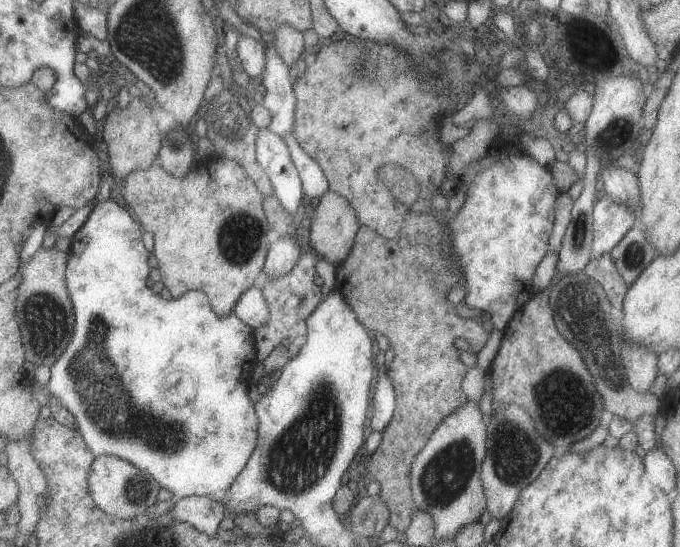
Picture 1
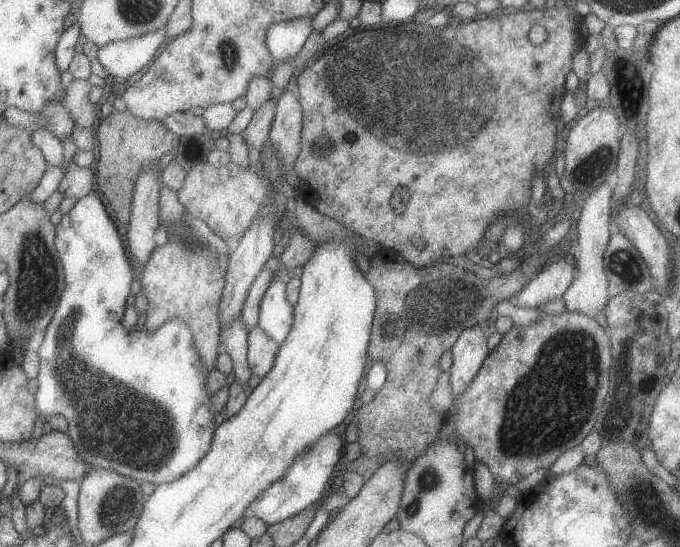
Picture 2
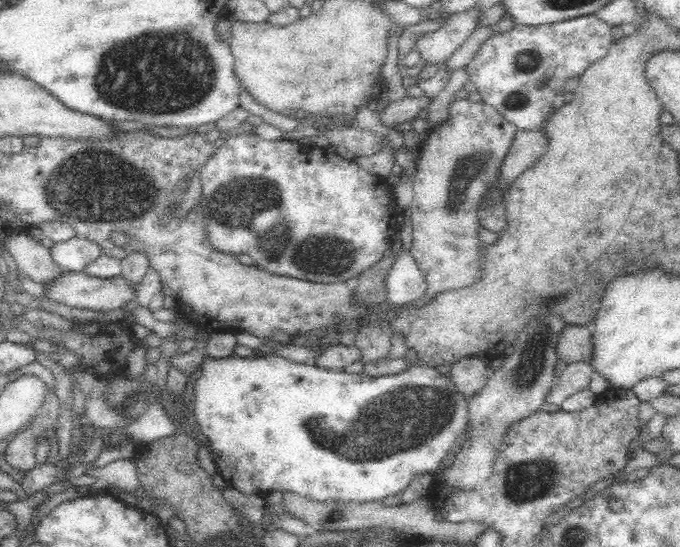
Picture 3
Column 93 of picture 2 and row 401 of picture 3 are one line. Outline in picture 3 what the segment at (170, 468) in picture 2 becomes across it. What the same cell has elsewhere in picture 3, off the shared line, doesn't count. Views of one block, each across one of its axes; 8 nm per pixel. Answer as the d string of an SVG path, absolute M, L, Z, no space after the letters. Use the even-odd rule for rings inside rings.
M206 354L200 374L192 384L192 401L194 413L202 429L212 439L212 446L209 447L212 468L224 479L230 480L232 486L242 493L260 495L272 491L290 490L313 500L343 498L343 500L362 502L362 500L374 500L374 498L384 499L390 495L402 495L416 474L432 473L450 448L453 438L473 424L468 401L456 391L454 385L450 383L449 376L439 374L434 366L414 366L398 374L373 376L368 372L343 372L343 370L330 370L314 364L296 364L274 354L253 358L235 355L214 357Z

